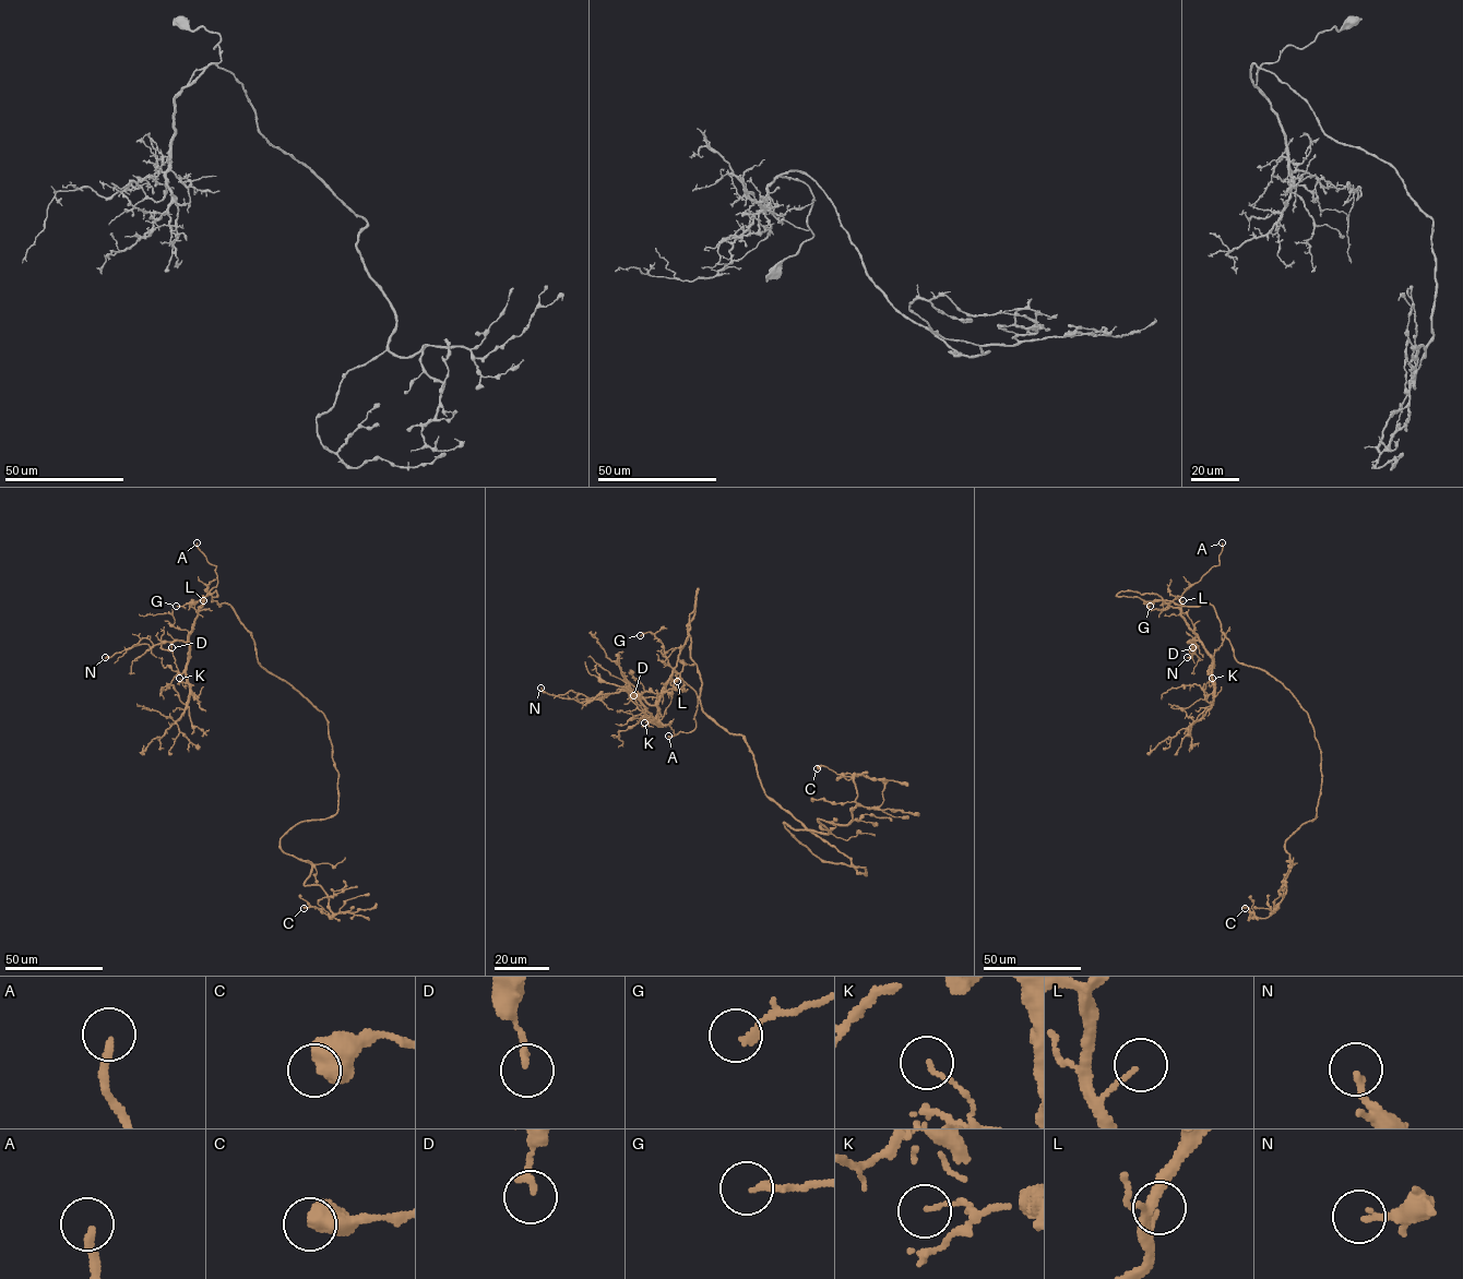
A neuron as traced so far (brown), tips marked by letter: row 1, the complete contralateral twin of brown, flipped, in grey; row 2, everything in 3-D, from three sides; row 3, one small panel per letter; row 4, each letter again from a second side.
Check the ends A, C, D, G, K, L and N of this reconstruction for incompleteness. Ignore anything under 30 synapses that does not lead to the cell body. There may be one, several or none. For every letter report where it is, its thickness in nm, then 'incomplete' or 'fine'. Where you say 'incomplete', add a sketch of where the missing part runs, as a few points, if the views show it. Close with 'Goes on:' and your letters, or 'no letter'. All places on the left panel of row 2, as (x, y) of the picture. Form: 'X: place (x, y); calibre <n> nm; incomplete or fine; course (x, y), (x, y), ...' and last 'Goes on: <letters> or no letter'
A: place (197, 542); calibre 220 nm; incomplete; course (197, 542), (198, 535), (178, 523)
C: place (304, 908); calibre 750 nm; fine
D: place (171, 647); calibre 180 nm; fine
G: place (176, 606); calibre 190 nm; fine
K: place (179, 678); calibre 110 nm; fine
L: place (203, 600); calibre 100 nm; fine
N: place (105, 657); calibre 170 nm; fine
Goes on: A

